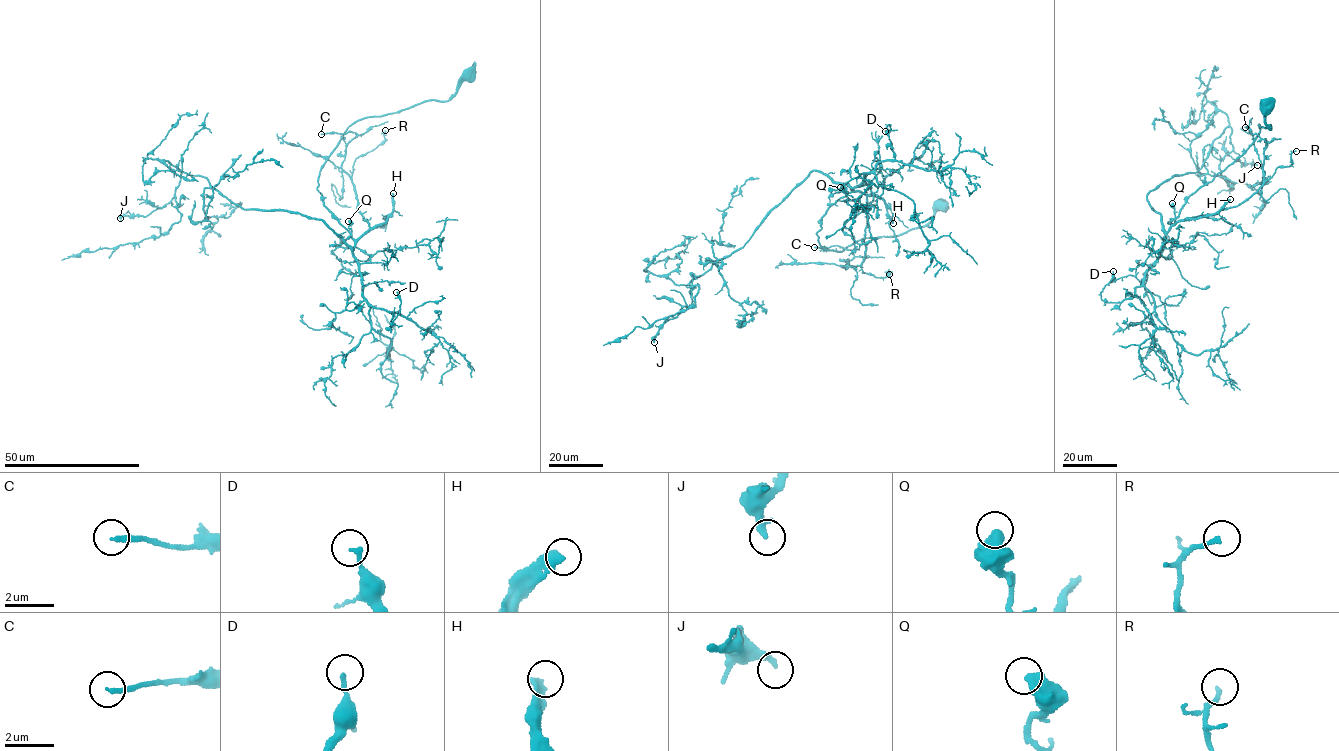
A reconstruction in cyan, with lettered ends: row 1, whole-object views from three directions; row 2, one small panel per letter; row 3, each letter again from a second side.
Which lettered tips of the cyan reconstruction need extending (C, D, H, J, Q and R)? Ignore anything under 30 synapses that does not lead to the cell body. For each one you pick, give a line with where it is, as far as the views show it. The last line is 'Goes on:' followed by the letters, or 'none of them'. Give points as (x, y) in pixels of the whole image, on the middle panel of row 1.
H: Place: (893, 223)
J: Place: (654, 342)
Goes on: H, J

